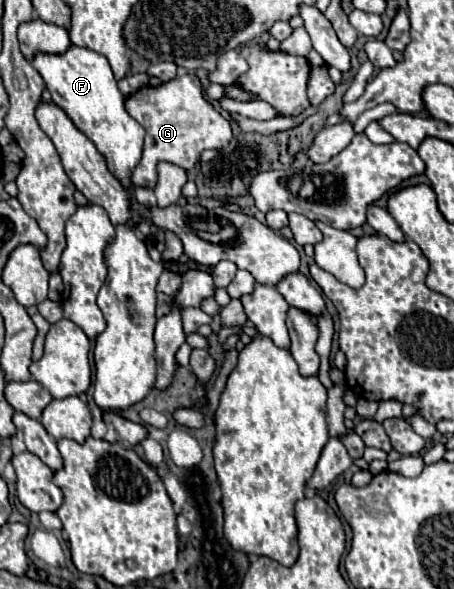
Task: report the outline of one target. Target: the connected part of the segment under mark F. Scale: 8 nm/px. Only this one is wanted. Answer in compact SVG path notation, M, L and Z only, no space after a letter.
M74 45L68 49L68 53L62 55L40 53L34 57L32 65L44 77L52 101L94 143L94 147L102 153L110 173L120 181L120 185L126 191L132 193L134 191L132 171L142 157L144 127L128 115L124 107L126 97L118 89L108 59L90 49L80 49Z

